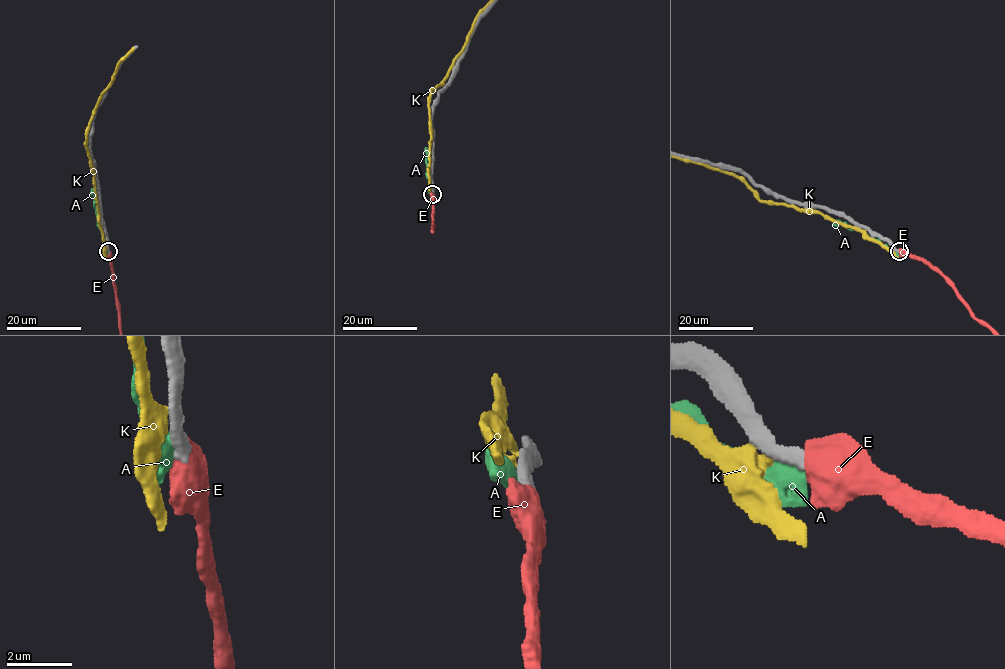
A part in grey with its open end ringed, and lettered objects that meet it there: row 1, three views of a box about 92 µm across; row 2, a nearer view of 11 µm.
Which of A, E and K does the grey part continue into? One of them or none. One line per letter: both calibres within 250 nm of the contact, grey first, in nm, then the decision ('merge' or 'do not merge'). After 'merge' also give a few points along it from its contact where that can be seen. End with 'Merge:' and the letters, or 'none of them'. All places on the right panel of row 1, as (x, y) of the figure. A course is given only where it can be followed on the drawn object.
A: 480/600 nm | do not merge
E: 420/800 nm | merge
K: 360/550 nm | do not merge
Merge: E

